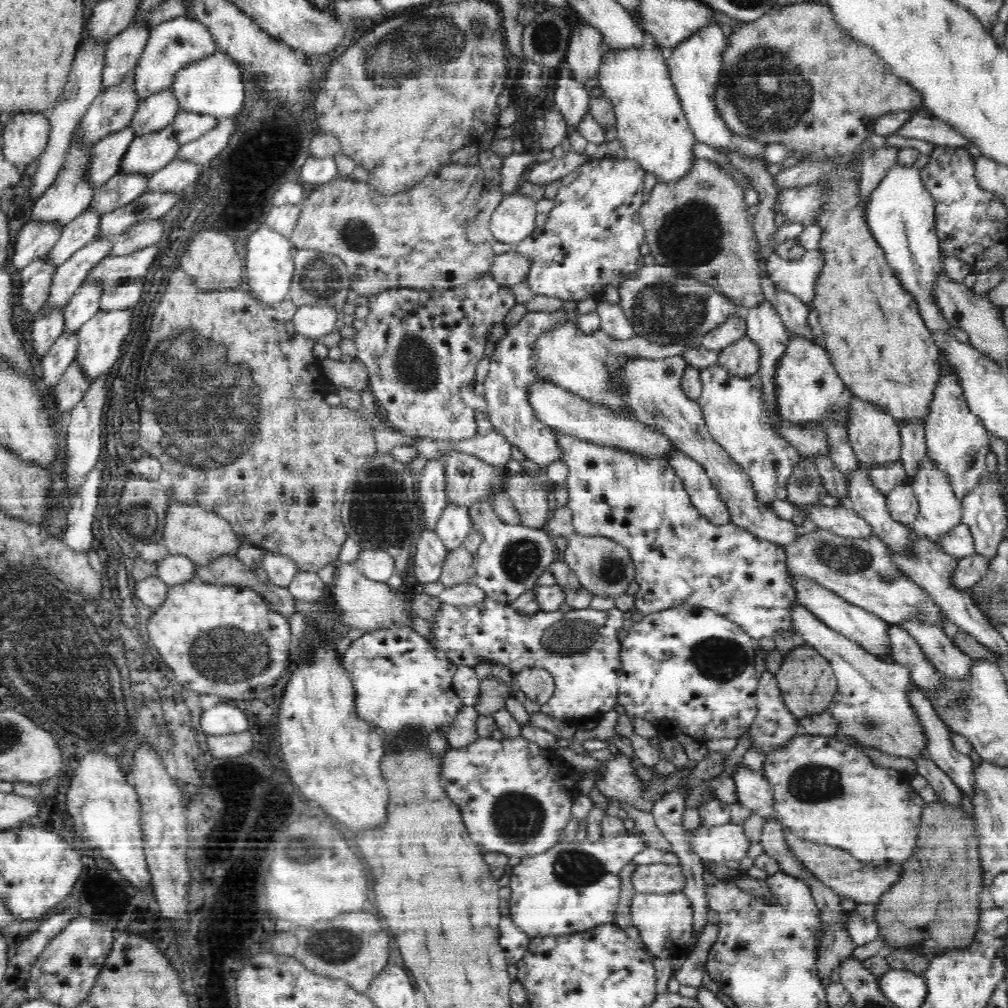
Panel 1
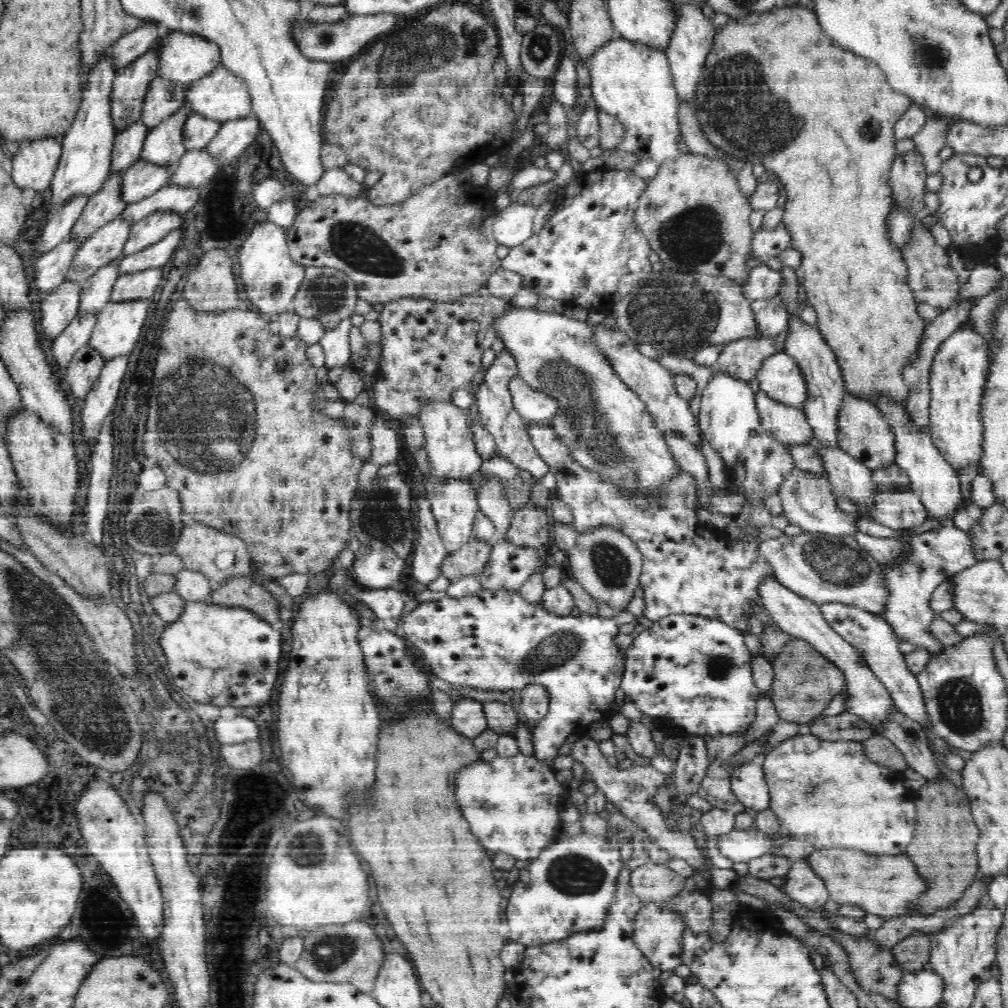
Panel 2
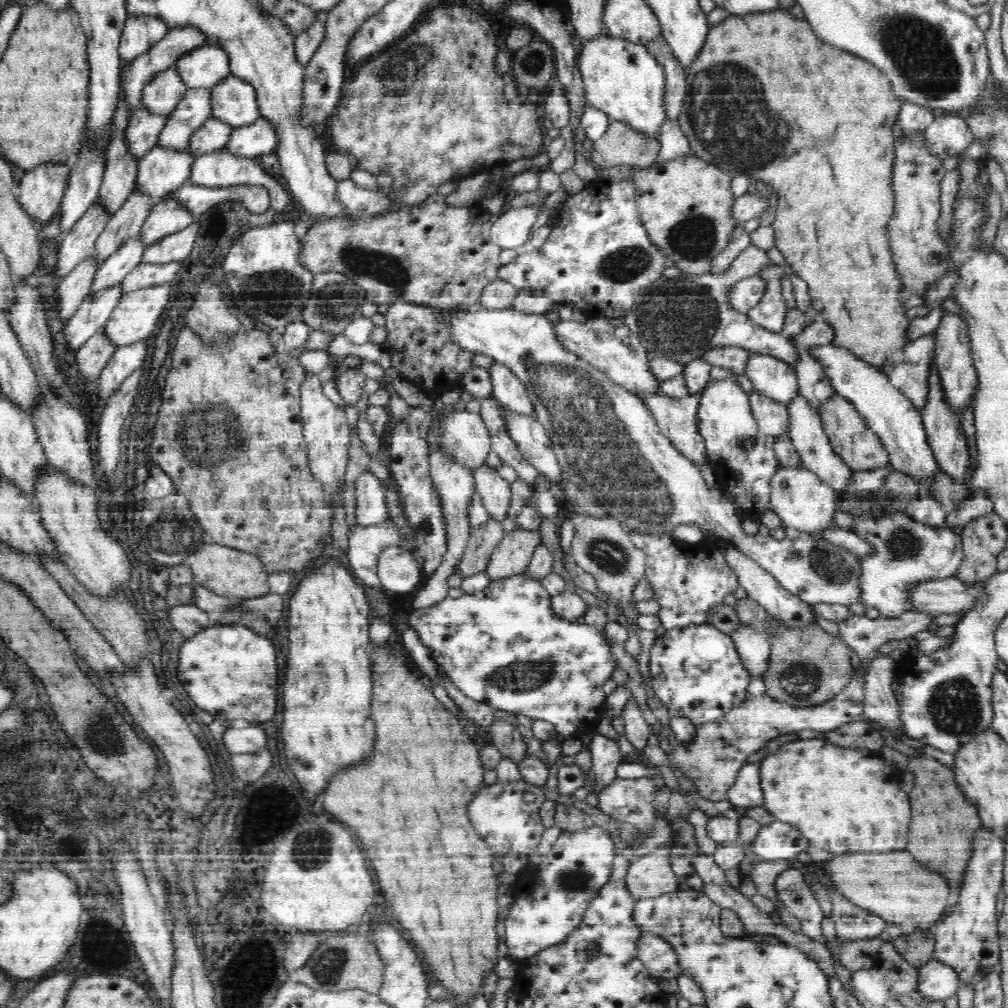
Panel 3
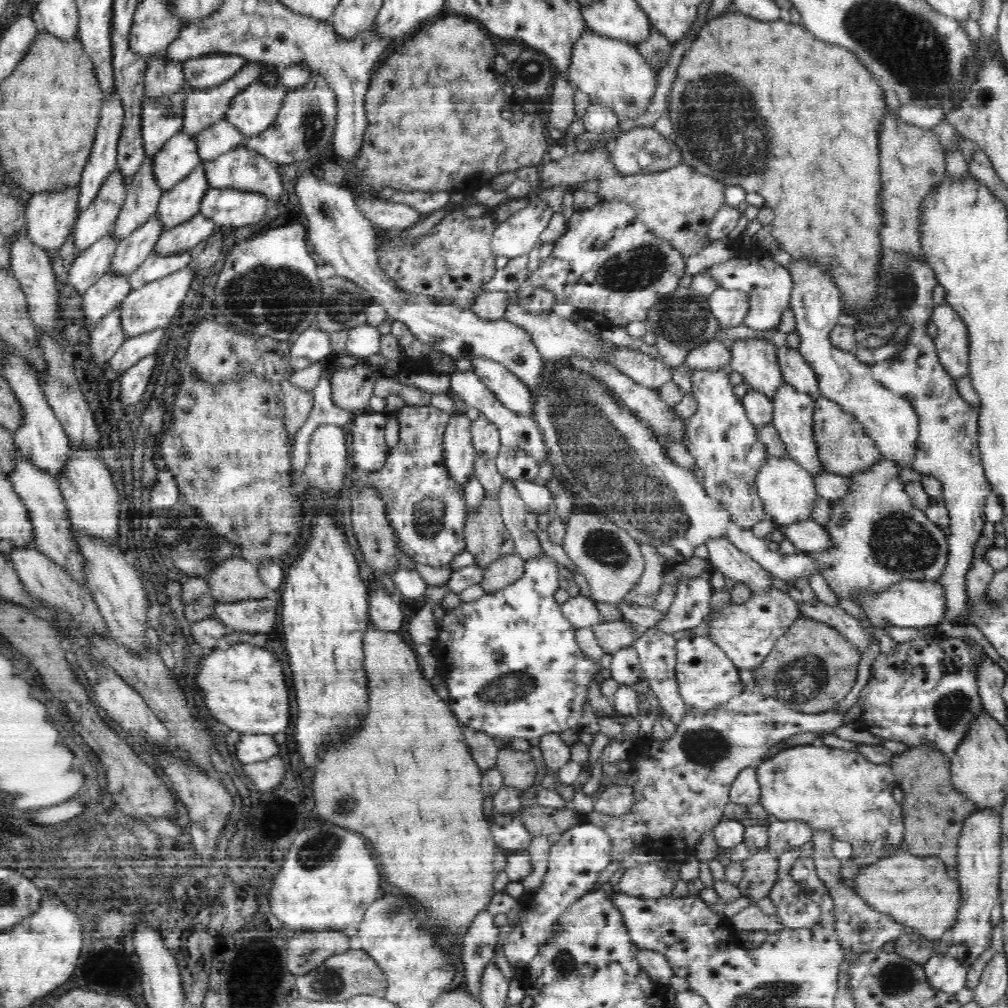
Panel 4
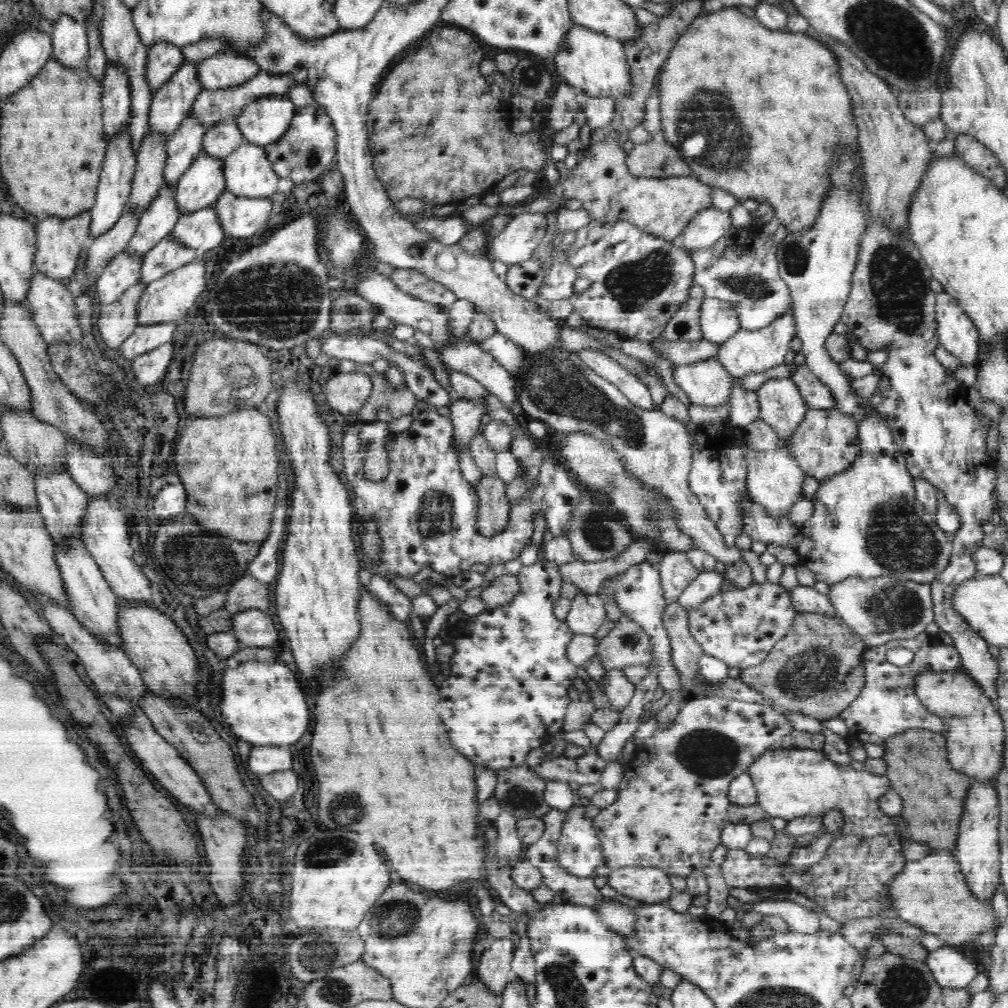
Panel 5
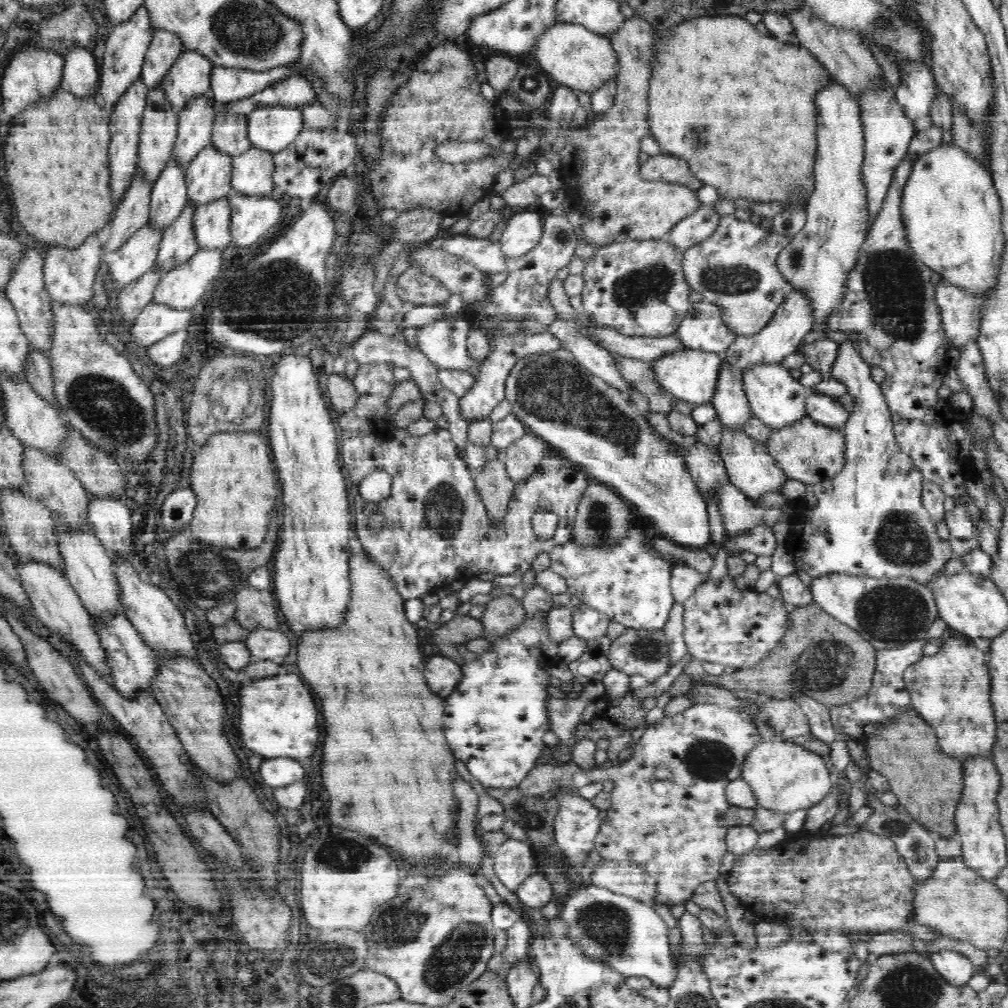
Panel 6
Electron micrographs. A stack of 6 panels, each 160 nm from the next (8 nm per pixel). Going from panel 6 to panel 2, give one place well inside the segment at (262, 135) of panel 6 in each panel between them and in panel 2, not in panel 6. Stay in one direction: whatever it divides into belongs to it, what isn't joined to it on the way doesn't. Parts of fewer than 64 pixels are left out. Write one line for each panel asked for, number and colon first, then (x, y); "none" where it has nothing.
2: (222, 96)
3: (234, 101)
4: (254, 109)
5: (264, 121)

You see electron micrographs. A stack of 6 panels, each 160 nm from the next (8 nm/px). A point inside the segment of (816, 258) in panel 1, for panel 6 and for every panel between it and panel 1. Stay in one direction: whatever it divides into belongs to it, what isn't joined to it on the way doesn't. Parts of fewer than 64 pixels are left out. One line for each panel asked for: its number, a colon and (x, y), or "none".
2: (763, 282)
3: (746, 293)
4: (729, 307)
5: (718, 321)
6: (702, 329)

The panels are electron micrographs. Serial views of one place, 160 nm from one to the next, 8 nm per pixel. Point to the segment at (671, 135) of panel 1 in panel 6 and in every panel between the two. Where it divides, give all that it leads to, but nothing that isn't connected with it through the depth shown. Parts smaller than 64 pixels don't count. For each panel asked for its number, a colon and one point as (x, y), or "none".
2: (632, 81)
3: (623, 79)
4: (611, 71)
5: (594, 63)
6: (578, 58)

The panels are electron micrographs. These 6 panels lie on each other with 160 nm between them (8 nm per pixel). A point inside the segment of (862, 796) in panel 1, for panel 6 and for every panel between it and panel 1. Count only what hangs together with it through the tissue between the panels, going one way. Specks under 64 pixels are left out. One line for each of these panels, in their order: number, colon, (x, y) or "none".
2: (830, 793)
3: (848, 801)
4: (833, 789)
5: (790, 783)
6: (784, 777)

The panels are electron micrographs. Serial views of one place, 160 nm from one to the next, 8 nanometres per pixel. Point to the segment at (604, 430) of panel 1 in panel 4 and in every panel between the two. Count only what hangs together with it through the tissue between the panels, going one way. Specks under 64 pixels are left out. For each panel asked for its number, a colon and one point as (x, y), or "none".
2: (533, 406)
3: (511, 393)
4: (507, 388)

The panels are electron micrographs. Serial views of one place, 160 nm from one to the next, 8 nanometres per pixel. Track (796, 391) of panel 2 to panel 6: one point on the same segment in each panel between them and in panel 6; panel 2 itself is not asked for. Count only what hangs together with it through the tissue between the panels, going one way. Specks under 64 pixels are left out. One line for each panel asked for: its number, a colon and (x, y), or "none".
3: (773, 377)
4: (755, 359)
5: (747, 352)
6: (795, 317)

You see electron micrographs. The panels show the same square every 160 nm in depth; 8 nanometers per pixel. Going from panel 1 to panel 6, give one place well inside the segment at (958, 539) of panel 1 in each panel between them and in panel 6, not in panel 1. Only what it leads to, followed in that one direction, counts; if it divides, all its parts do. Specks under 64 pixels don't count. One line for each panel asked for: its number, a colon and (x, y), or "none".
2: (928, 559)
3: (904, 552)
4: (878, 537)
5: (867, 522)
6: (869, 520)

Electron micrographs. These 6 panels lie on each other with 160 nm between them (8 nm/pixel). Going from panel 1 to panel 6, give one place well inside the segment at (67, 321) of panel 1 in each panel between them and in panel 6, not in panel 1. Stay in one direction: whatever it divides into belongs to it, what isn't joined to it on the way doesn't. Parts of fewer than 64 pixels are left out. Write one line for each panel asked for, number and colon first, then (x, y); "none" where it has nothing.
2: (95, 292)
3: (112, 271)
4: (133, 251)
5: (157, 223)
6: (169, 193)

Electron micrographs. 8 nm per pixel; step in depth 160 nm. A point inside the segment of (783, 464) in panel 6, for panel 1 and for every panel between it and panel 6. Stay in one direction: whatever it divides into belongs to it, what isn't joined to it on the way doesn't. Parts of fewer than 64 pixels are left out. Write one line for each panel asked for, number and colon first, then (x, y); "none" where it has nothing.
1: (874, 434)
2: (861, 432)
3: (853, 443)
4: (843, 447)
5: (824, 444)

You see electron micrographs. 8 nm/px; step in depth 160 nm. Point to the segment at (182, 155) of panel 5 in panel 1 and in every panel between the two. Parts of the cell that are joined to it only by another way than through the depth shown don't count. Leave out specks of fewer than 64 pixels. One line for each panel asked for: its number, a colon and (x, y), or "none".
1: (123, 188)
2: (143, 178)
3: (161, 170)
4: (178, 158)

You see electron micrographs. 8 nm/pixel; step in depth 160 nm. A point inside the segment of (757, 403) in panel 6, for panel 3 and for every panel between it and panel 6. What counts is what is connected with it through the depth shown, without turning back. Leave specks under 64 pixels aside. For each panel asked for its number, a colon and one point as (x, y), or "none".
3: (808, 437)
4: (793, 410)
5: (782, 406)

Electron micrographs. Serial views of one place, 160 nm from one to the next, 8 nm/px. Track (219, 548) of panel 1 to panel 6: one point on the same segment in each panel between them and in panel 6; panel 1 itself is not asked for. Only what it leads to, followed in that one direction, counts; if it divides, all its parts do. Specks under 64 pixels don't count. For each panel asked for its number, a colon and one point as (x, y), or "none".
2: (218, 556)
3: (225, 571)
4: (235, 579)
5: (247, 593)
6: (255, 608)

